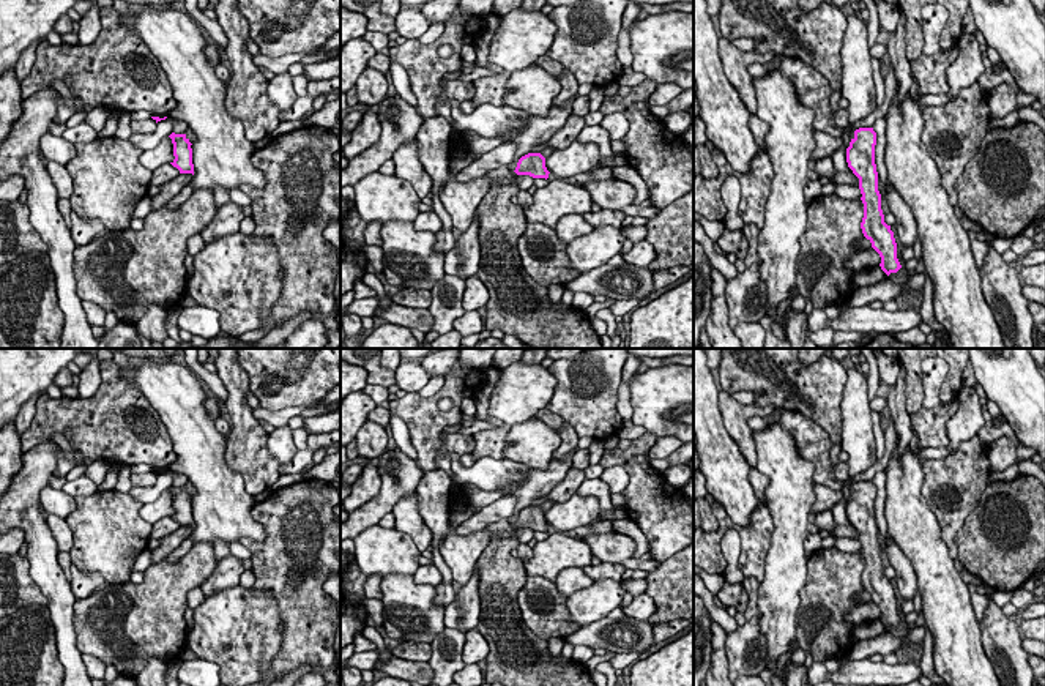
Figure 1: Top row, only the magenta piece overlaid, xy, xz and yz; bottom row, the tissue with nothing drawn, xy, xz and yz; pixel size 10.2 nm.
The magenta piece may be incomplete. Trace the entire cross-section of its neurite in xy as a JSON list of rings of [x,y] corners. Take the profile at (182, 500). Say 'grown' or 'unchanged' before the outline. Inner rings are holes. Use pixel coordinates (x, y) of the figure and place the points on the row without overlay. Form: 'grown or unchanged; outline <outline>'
grown; outline [[[188,481],[184,487],[172,486],[169,490],[172,492],[175,509],[175,513],[170,517],[177,520],[180,527],[194,528],[192,501],[191,501],[191,498],[195,495],[194,484]]]

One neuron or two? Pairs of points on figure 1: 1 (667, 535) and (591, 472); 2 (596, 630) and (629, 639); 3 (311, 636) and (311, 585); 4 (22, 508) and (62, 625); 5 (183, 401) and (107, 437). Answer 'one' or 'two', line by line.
1: two
2: one
3: one
4: one
5: two

